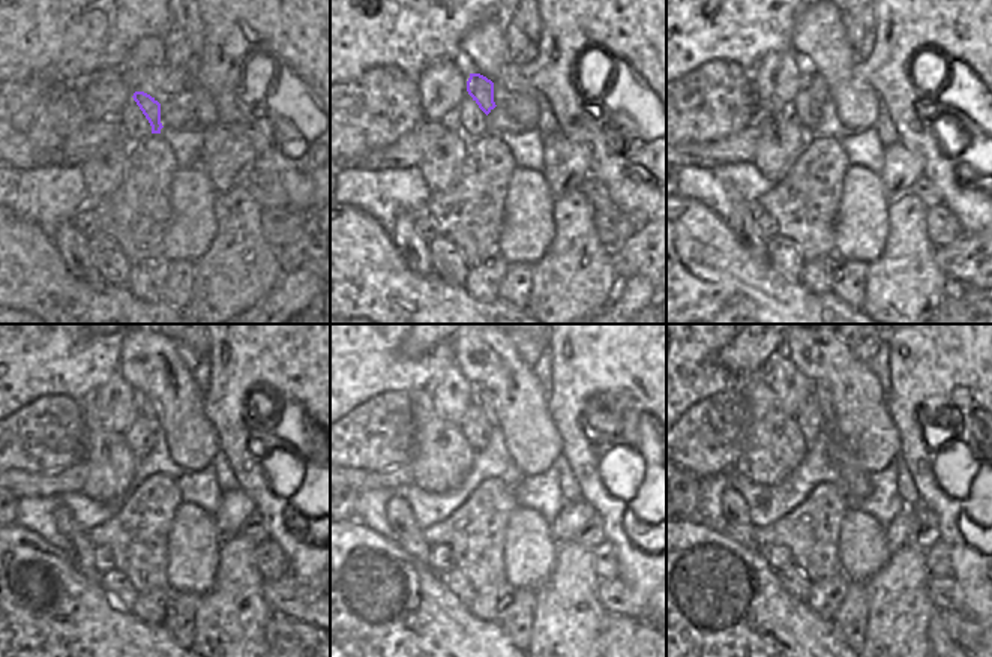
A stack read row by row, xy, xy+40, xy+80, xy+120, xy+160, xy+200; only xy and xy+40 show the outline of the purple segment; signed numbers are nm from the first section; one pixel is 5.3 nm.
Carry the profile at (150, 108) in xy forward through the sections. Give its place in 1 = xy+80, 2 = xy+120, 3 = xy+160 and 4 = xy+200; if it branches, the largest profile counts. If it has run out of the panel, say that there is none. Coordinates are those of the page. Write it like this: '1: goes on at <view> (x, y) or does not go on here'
1: goes on at xy+80 (815, 83)
2: goes on at xy+120 (147, 407)
3: goes on at xy+160 (486, 401)
4: goes on at xy+200 (824, 398)

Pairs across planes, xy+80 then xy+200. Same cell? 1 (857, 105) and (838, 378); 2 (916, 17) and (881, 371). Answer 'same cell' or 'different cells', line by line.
1: same cell
2: different cells

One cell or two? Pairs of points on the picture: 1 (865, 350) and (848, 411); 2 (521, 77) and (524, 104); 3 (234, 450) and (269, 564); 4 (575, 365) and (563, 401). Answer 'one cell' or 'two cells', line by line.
1: two cells
2: two cells
3: two cells
4: one cell

